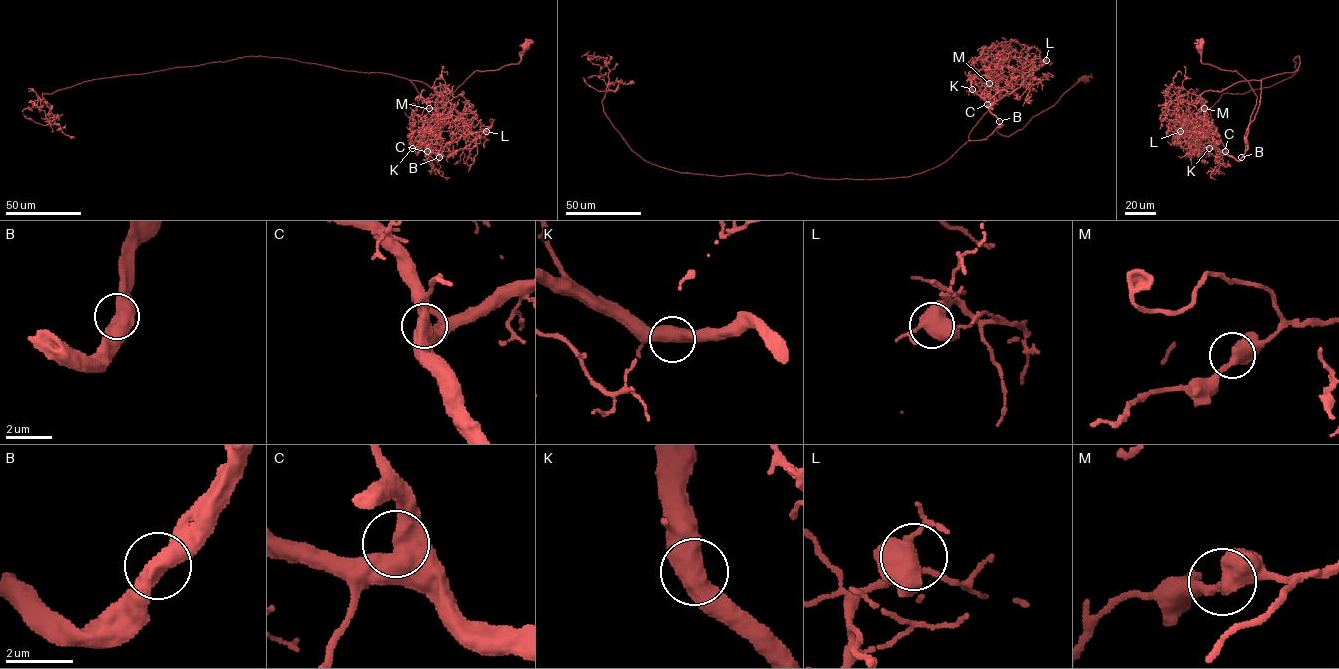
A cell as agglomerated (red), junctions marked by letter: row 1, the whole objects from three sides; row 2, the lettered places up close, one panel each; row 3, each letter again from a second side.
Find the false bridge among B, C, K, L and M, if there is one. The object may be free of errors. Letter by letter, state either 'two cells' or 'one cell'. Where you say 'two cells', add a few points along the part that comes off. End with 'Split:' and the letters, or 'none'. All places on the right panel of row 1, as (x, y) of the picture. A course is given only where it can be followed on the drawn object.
B: one cell
C: one cell
K: one cell
L: one cell
M: one cell
Split: none

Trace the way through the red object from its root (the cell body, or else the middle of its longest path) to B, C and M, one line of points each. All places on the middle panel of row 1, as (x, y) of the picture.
B: (1083, 80), (1009, 136), (996, 130), (1001, 125), (999, 121)
C: (1083, 80), (1009, 136), (996, 130), (1001, 125), (987, 104)
M: (1083, 80), (1009, 136), (996, 129), (986, 139), (970, 140), (971, 130), (993, 105), (997, 80), (989, 83)

